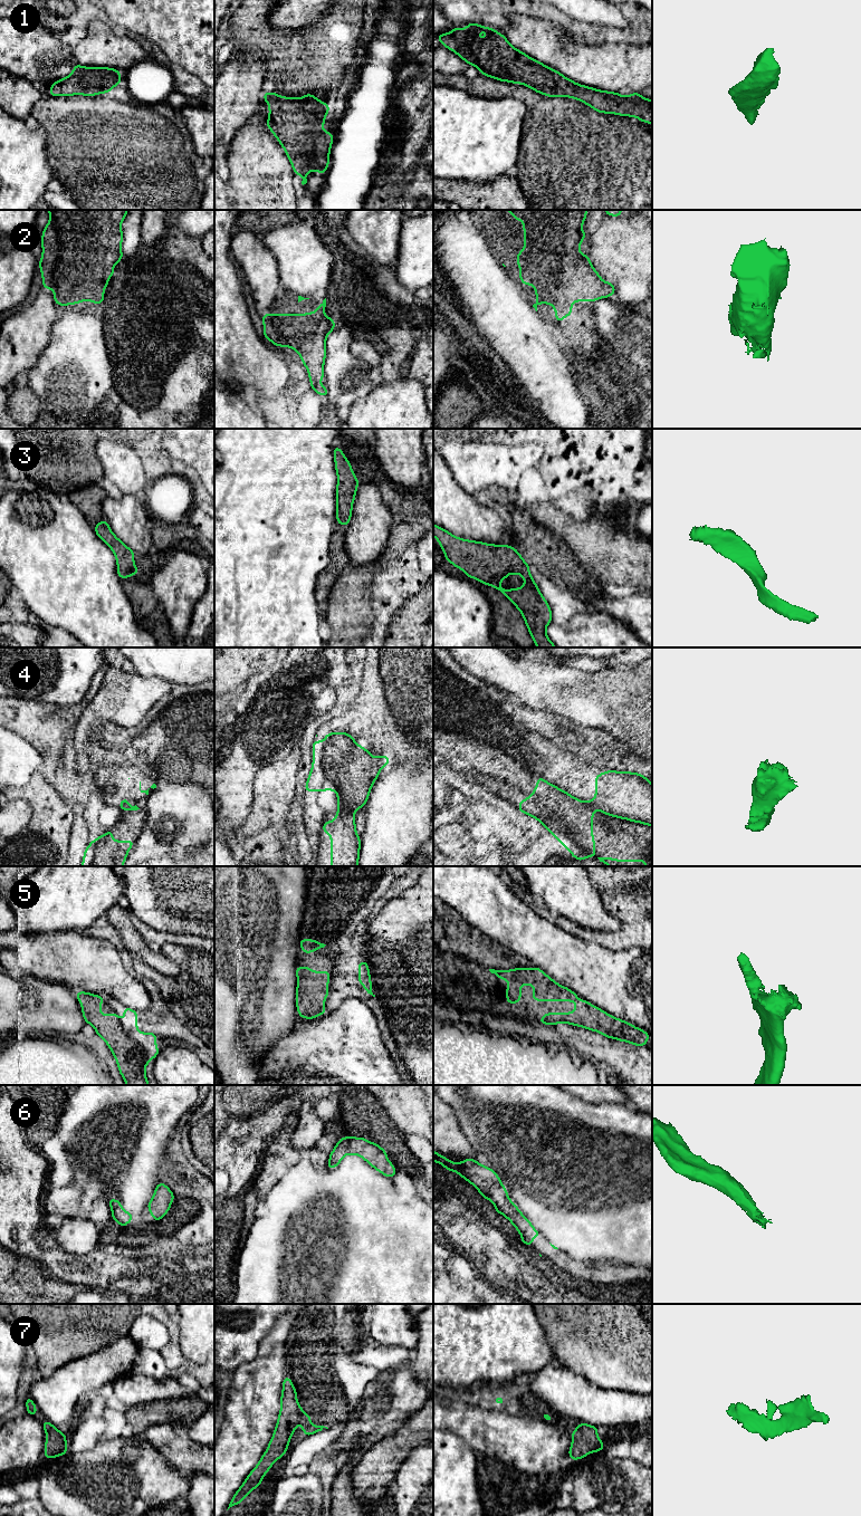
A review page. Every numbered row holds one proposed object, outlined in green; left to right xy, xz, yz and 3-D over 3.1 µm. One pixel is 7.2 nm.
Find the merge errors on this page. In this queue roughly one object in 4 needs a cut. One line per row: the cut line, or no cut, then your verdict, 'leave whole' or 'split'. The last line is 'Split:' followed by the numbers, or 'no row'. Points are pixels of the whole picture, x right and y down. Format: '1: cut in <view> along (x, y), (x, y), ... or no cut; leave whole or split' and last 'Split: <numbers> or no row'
1: no cut; leave whole
2: no cut; leave whole
3: no cut; leave whole
4: cut in xz along (340, 807), (353, 812); split
5: no cut; leave whole
6: no cut; leave whole
7: no cut; leave whole
Split: 4

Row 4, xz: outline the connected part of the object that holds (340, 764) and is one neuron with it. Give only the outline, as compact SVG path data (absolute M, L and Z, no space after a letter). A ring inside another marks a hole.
M331 732L324 741L313 742L313 766L305 785L305 791L335 790L339 808L355 812L365 806L371 787L379 777L380 770L386 767L390 756L373 758L371 751L361 747L350 733Z

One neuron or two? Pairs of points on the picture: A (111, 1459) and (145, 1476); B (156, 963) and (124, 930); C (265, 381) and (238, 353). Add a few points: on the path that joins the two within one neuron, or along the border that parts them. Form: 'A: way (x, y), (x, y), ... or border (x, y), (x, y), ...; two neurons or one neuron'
A: way (120, 1468), (127, 1476), (136, 1476); one neuron
B: way (149, 956), (132, 938); one neuron
C: way (258, 374), (244, 360); one neuron

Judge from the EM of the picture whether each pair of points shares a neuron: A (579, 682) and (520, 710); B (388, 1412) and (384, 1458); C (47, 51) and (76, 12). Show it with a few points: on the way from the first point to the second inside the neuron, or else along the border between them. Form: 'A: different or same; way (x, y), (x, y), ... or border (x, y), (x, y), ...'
A: different; border (520, 703), (533, 710)
B: different; border (407, 1419), (391, 1435), (375, 1441), (365, 1451)
C: same; way (54, 41), (63, 32), (64, 26), (67, 22)

